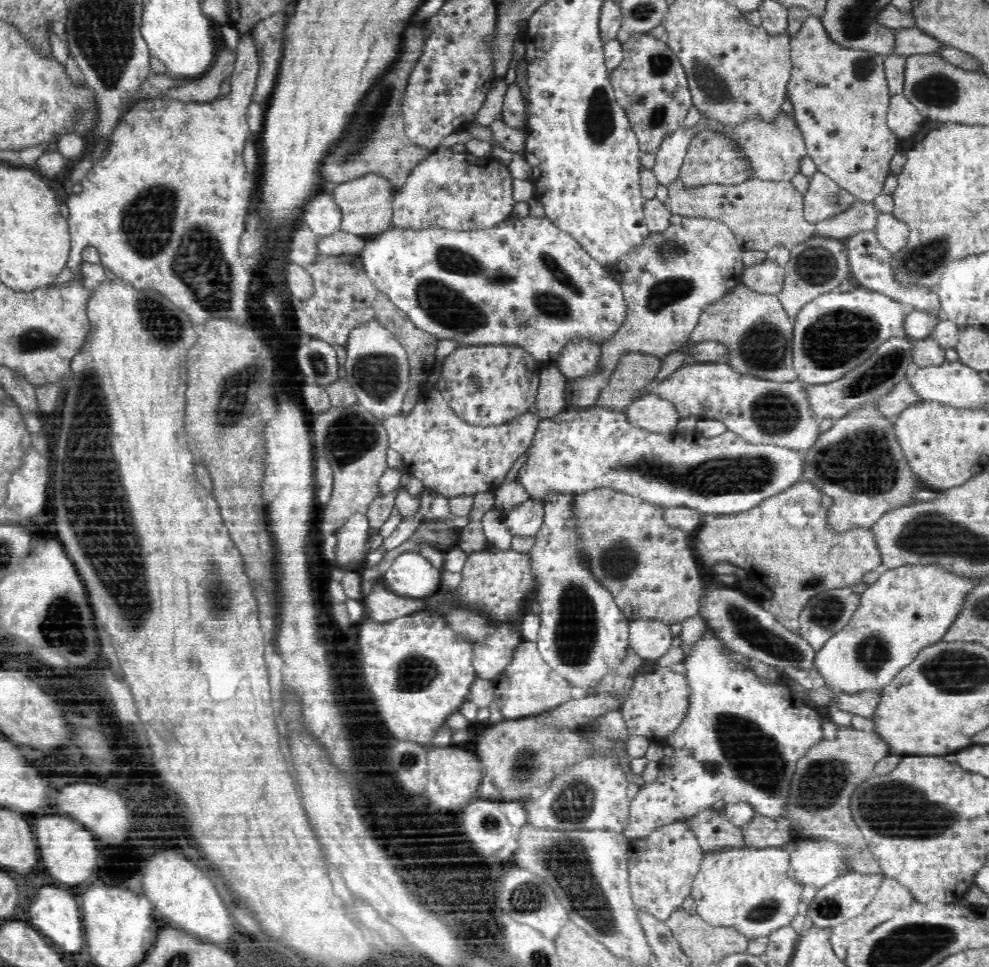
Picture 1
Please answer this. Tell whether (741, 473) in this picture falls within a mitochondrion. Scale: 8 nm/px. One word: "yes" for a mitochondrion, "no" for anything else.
yes

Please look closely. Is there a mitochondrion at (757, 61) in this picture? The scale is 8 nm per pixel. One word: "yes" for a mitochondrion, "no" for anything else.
no

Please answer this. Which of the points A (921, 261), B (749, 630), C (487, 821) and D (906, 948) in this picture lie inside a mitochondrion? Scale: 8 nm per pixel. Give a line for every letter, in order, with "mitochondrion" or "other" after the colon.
A: mitochondrion
B: mitochondrion
C: mitochondrion
D: mitochondrion

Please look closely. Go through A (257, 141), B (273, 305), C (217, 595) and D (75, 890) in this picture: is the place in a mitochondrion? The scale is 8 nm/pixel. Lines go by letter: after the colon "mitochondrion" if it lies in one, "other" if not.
A: other
B: other
C: mitochondrion
D: other

